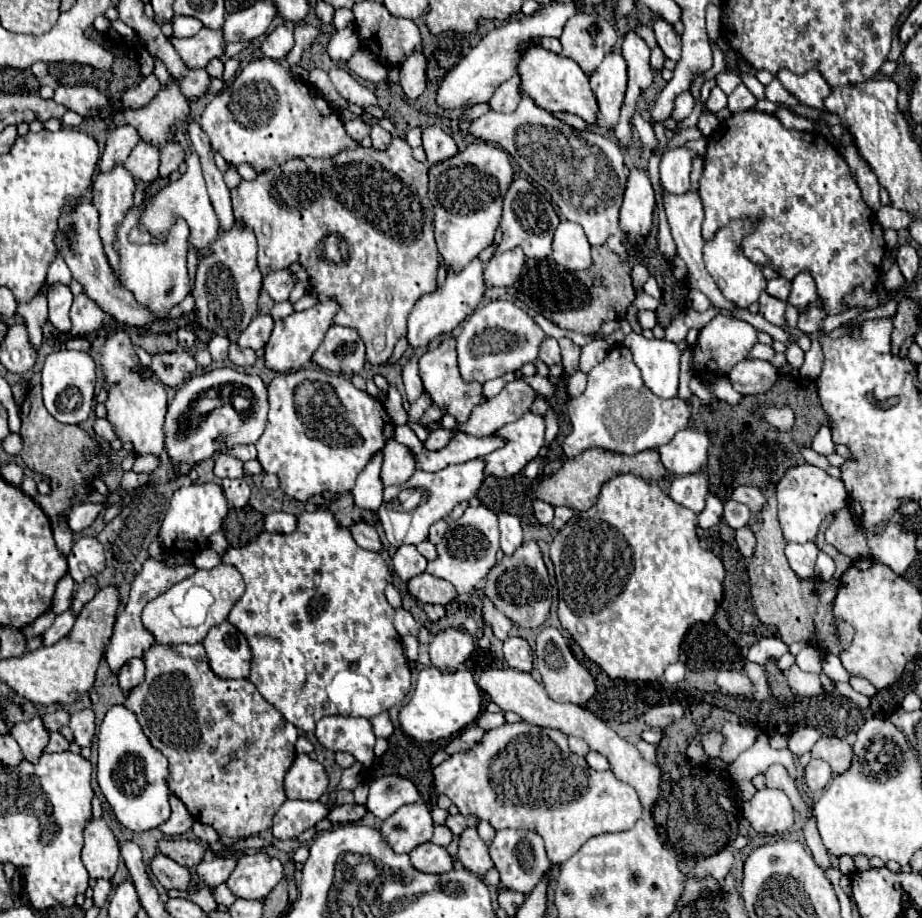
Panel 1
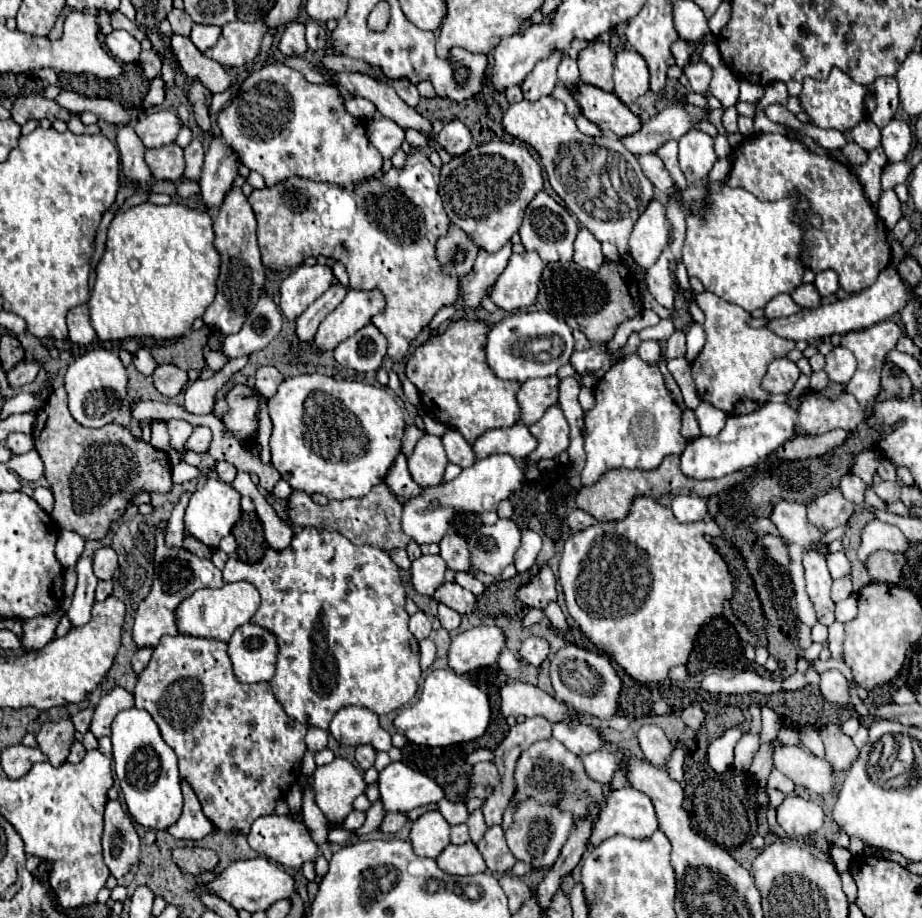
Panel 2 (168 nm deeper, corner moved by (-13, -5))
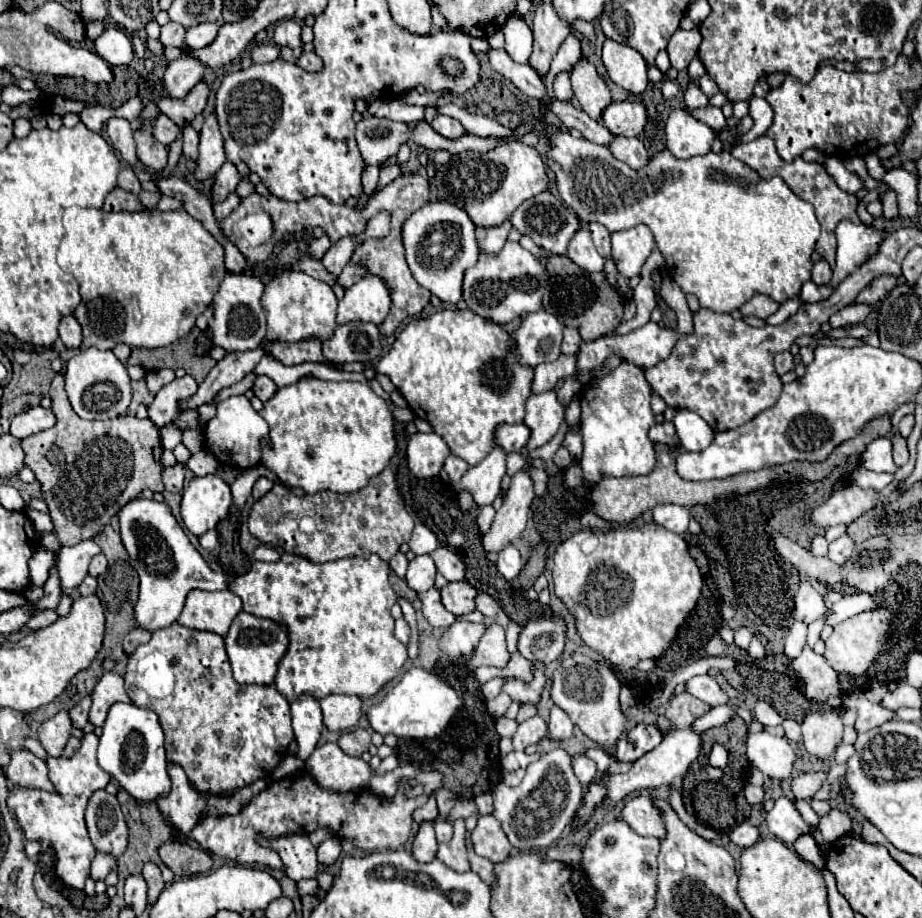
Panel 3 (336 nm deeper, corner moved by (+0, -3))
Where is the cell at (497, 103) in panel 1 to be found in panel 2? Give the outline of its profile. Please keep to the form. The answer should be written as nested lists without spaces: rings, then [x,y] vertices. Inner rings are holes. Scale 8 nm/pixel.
[[[554,50],[548,58],[542,58],[536,62],[534,70],[526,76],[522,84],[522,92],[528,100],[538,100],[542,96],[552,94],[558,78],[556,78],[556,68],[562,62],[562,52]]]

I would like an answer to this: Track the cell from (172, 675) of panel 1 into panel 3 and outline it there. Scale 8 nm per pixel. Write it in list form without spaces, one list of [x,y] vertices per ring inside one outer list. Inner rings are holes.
[[[177,622],[169,628],[155,630],[151,640],[141,644],[133,656],[129,656],[125,690],[135,706],[149,708],[159,716],[159,724],[165,732],[167,762],[179,764],[197,792],[231,796],[235,788],[243,788],[259,778],[269,778],[285,758],[287,746],[293,740],[287,700],[275,690],[275,686],[237,684],[231,674],[223,638],[213,632],[191,630]]]

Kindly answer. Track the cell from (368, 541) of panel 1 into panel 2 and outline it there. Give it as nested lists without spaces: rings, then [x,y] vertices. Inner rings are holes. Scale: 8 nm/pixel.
[[[400,548],[400,550],[392,550],[390,552],[390,558],[402,568],[402,570],[410,570],[410,558],[408,558],[408,554],[406,554],[406,550],[404,548]]]

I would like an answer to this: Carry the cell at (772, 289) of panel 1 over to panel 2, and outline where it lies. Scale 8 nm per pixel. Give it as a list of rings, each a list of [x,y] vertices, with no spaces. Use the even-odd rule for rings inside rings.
[[[802,284],[800,288],[796,288],[792,292],[792,298],[802,308],[818,308],[822,304],[822,298],[820,298],[814,284]]]

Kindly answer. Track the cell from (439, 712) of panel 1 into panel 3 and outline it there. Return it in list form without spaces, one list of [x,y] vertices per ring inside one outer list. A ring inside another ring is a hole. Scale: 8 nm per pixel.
[[[409,668],[401,680],[387,692],[387,696],[367,712],[369,724],[379,734],[395,734],[397,738],[435,738],[465,710],[463,698],[437,674],[423,668]]]

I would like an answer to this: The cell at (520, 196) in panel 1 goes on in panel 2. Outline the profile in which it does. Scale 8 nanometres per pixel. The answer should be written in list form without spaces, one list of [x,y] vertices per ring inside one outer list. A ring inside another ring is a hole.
[[[540,192],[530,202],[524,214],[524,222],[520,226],[520,238],[526,250],[536,250],[544,262],[568,262],[572,260],[572,252],[574,252],[572,246],[578,230],[580,228],[576,218],[564,206],[560,206],[552,196],[548,196],[546,192]]]

